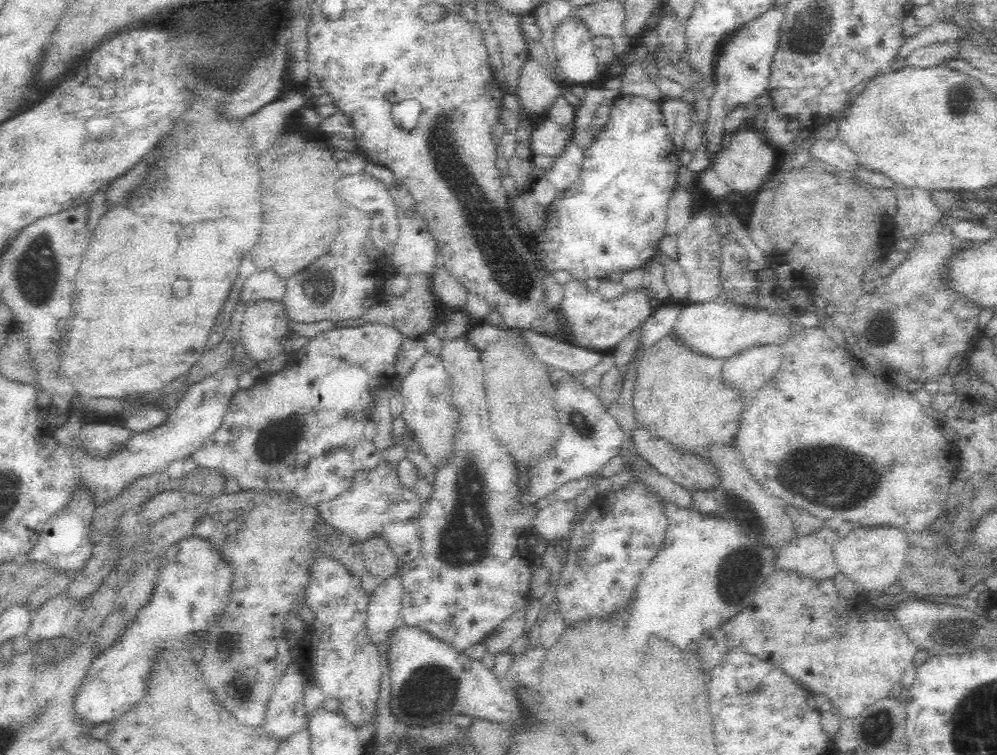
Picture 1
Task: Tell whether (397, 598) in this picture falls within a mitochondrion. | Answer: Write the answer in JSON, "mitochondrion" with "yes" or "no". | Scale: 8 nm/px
{"mitochondrion":"no"}

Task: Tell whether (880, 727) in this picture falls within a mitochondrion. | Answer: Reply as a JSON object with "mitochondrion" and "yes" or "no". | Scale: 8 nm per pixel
{"mitochondrion":"yes"}

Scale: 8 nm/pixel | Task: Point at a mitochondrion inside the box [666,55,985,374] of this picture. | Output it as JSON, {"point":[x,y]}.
{"point":[959,102]}

